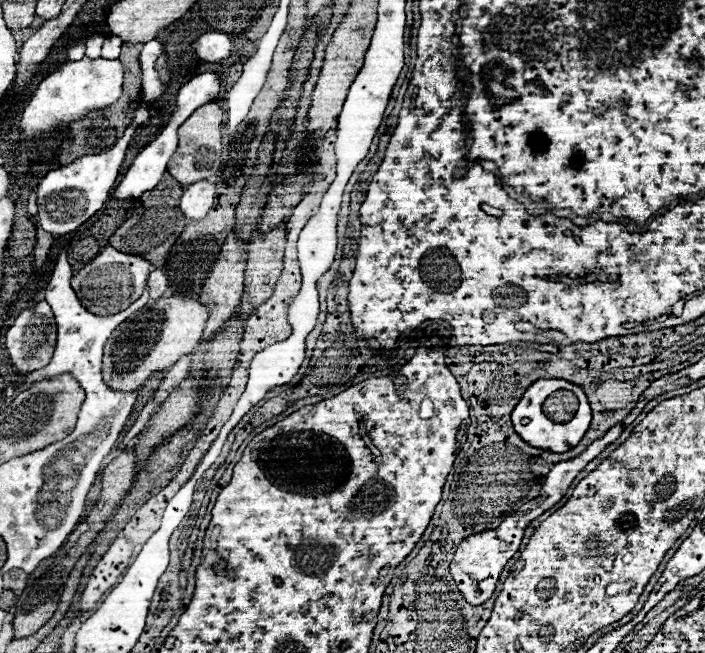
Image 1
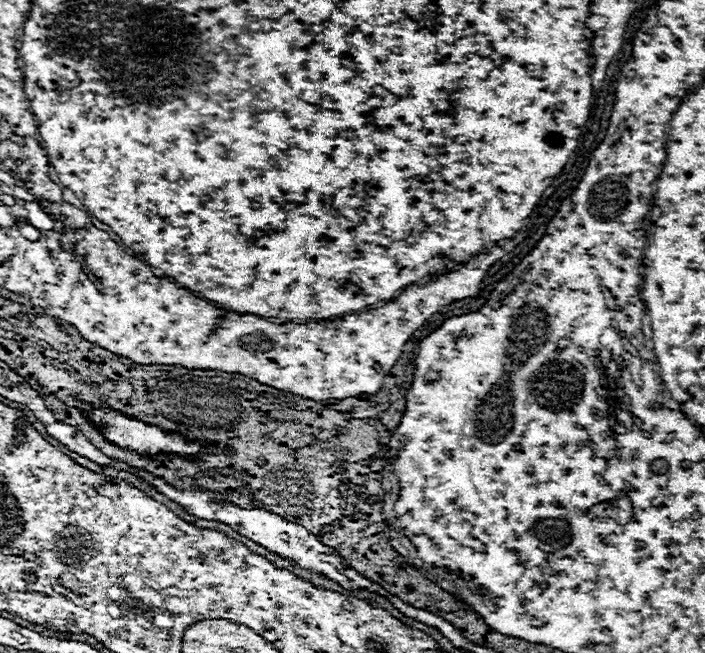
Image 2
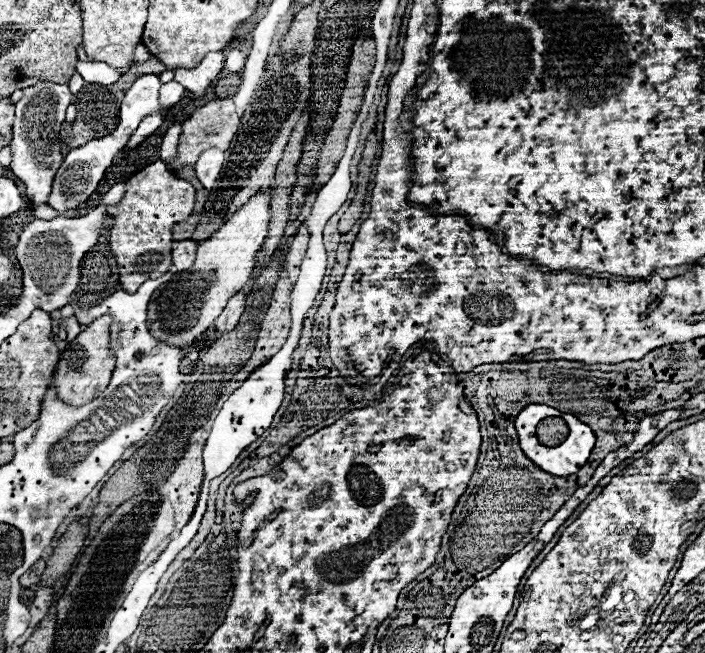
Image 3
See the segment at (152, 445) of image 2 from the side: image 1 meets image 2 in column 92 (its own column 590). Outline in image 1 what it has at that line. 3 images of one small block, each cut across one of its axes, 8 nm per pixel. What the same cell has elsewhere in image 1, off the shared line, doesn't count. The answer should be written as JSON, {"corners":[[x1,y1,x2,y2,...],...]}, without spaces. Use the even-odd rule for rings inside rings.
{"corners":[[540,378,536,380,526,392,524,396,520,398,520,402,516,404,516,408,512,410,512,422,514,422,514,430,522,436,524,442,528,442,530,446,538,448,538,450,548,450,548,452,556,452,556,454,564,454,568,452,572,446,578,446,578,442,584,438,588,426,590,426,590,420,592,420,592,410,586,402,586,396,584,396,584,390,572,382,566,382,562,378],[554,390,570,390,576,394,576,398,580,400,578,404,578,412,574,414,574,418,566,424,554,424,552,420,548,420,544,414,542,414,542,404,544,400,554,392]]}

